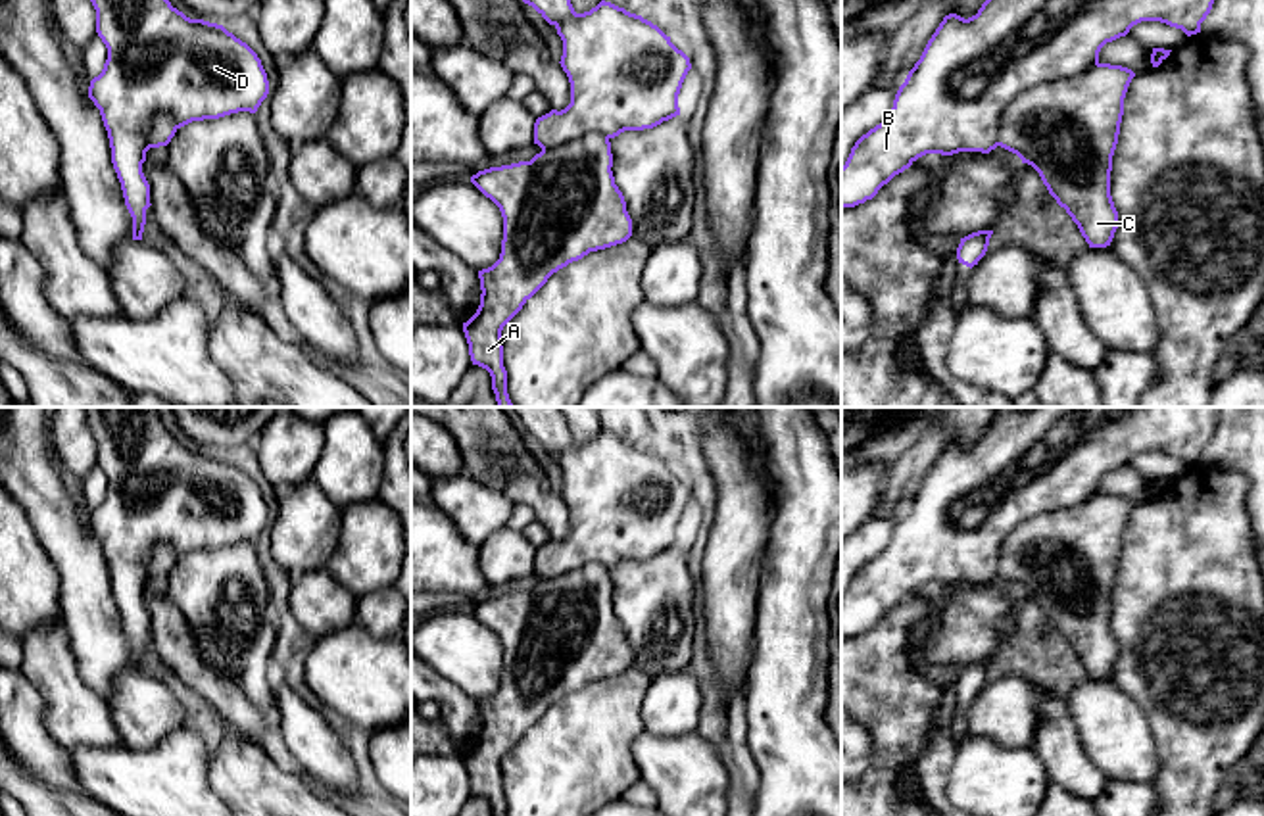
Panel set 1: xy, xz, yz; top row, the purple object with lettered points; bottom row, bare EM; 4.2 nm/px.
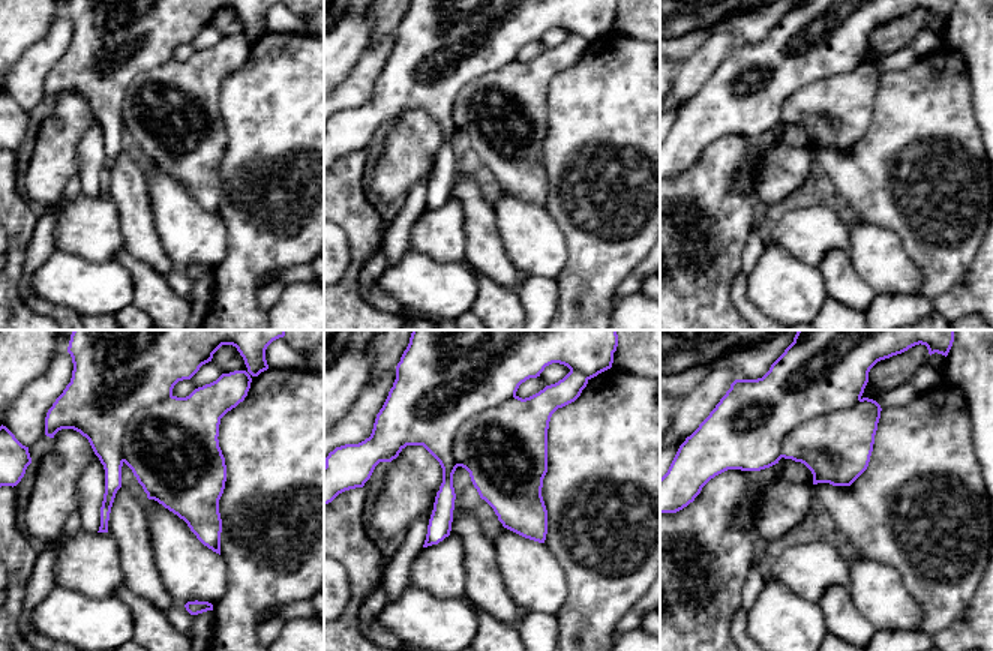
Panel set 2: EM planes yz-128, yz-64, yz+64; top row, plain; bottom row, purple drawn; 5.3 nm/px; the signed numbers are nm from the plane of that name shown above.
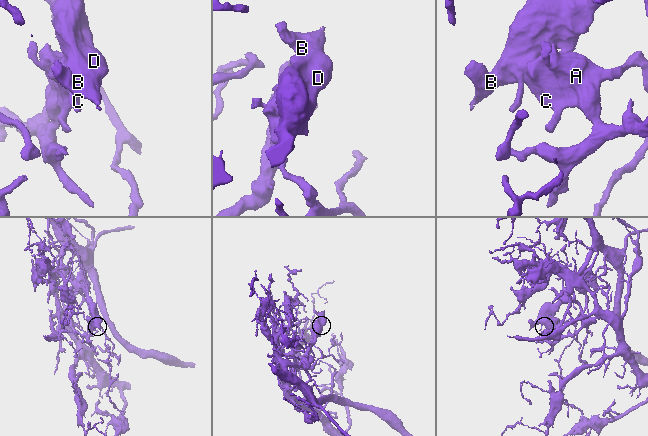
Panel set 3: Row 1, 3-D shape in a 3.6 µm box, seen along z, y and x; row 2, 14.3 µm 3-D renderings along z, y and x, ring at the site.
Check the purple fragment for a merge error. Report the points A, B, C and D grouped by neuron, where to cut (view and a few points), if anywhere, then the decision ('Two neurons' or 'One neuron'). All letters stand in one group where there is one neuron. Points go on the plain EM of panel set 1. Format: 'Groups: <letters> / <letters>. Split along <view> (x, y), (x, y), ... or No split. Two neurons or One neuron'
Groups: A C / B D. Split along yz (1097, 492), (1072, 505), (1024, 519), (1001, 548), (997, 575). Two neurons

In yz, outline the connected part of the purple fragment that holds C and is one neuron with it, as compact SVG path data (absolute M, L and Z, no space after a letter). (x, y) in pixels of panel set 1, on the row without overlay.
M1095 493L1089 499L1020 522L1005 540L999 576L1032 595L1049 624L1078 655L1089 678L1110 676L1118 641L1110 626L1112 586L1124 545L1124 528L1135 503L1122 495Z

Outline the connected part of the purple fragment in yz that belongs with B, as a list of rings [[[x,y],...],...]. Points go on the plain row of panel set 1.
[[[997,407],[976,445],[943,447],[889,545],[855,572],[841,597],[841,637],[872,630],[926,584],[989,584],[999,576],[1001,547],[1020,522],[1089,499],[1106,472],[1141,451],[1160,451],[1187,467],[1201,463],[1218,415],[1220,407]]]

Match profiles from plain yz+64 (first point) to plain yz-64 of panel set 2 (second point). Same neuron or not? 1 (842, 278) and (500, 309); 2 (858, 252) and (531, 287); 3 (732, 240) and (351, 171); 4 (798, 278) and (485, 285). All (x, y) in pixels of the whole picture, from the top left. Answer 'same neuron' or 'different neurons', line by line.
1: different neurons
2: different neurons
3: same neuron
4: different neurons

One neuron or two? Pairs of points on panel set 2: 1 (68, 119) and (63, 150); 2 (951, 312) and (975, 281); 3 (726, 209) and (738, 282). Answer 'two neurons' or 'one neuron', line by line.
1: one neuron
2: one neuron
3: two neurons

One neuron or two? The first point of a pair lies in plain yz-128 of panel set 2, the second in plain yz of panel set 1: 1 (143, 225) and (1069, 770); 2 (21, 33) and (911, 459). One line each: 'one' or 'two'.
1: one
2: two

